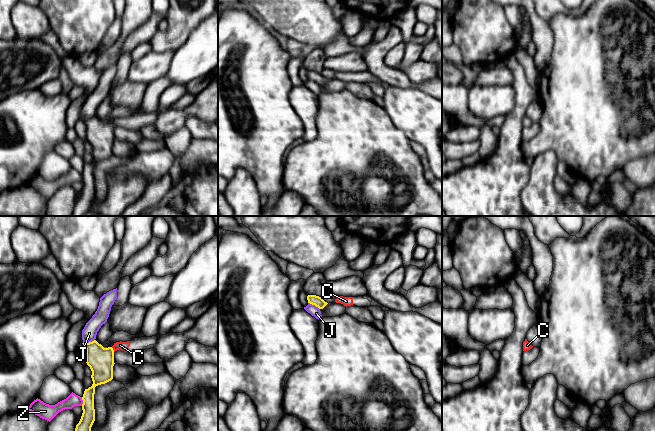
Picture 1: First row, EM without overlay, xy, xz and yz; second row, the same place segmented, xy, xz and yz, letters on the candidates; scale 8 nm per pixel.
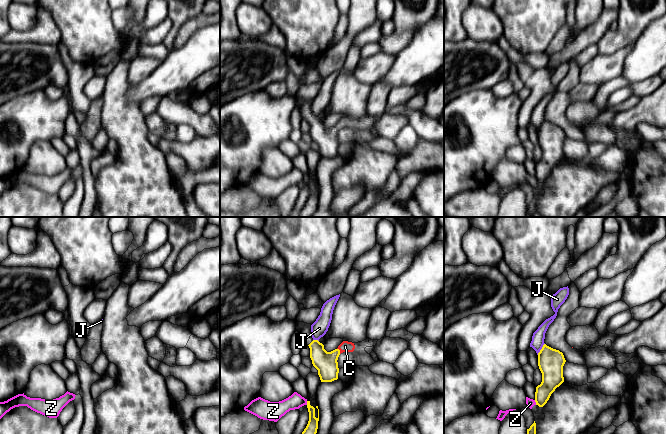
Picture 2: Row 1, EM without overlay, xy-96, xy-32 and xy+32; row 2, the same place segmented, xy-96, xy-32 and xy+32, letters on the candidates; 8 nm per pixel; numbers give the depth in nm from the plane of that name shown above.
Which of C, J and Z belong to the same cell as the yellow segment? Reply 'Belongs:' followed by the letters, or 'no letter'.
Belongs: C

